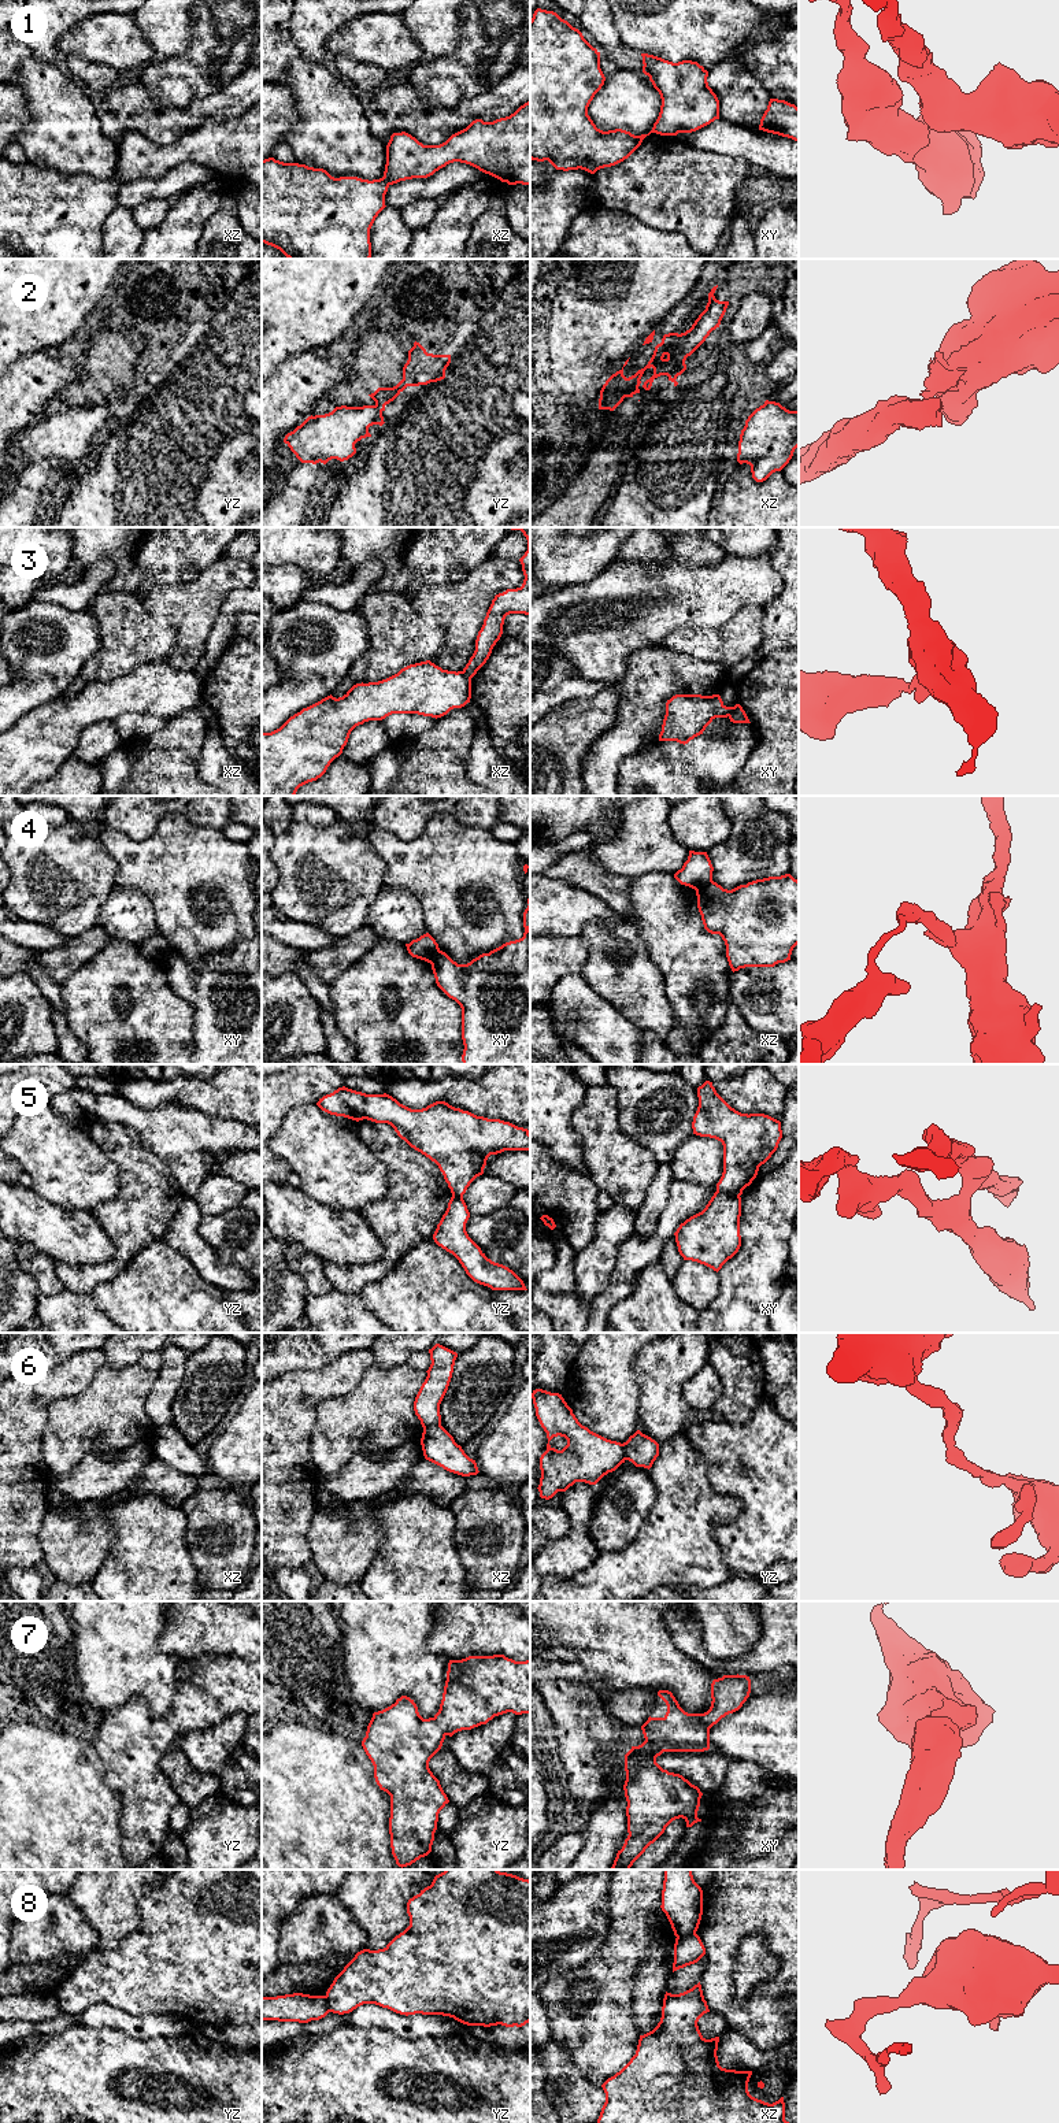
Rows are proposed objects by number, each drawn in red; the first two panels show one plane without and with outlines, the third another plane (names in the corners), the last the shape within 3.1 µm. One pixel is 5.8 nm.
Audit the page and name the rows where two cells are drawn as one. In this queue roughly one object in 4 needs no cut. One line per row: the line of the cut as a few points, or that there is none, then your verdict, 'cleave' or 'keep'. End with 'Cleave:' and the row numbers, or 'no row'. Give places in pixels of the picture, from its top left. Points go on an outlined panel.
1: cut in xz along (384, 176), (391, 184); cleave
2: cut in yz along (374, 406), (381, 411); cleave
3: cut in xz along (461, 671), (470, 678); cleave
4: cut in xz along (711, 878), (696, 892); cleave
5: cut in xy along (717, 1189), (739, 1197); cleave
6: cut in xz along (440, 1423), (424, 1429); cleave
7: no cut; keep
8: cut in xz along (695, 1933), (677, 1938); cleave
Cleave: 1, 2, 3, 4, 5, 6, 8

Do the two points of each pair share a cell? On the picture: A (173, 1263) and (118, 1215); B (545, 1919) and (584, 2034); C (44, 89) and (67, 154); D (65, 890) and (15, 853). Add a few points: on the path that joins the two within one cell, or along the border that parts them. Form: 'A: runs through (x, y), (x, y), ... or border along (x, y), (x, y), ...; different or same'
A: border along (163, 1236), (144, 1245), (126, 1264); different
B: border along (592, 1956), (577, 1967), (554, 1974), (544, 1985); different
C: runs through (59, 106), (65, 118), (67, 137); same
D: runs through (52, 878), (28, 853); same

